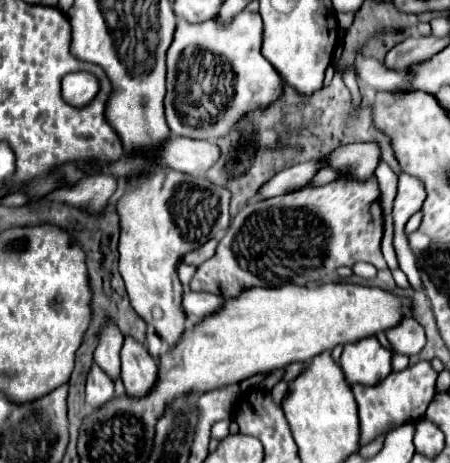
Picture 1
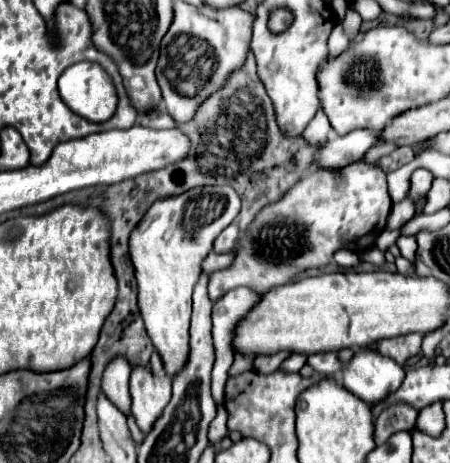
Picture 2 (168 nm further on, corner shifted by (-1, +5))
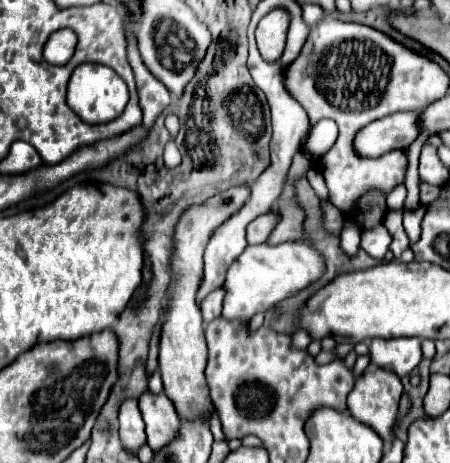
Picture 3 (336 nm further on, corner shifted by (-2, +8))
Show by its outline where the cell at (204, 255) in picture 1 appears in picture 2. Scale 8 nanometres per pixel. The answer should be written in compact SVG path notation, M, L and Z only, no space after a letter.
M232 223L230 227L226 227L218 235L218 239L214 243L214 251L216 253L228 253L228 251L232 251L234 245L238 243L238 237L240 237L240 227L238 227L238 223Z

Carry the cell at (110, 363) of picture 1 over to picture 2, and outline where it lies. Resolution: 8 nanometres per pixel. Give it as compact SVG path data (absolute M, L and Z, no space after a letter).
M114 357L102 377L102 391L104 395L114 403L114 407L118 407L118 411L122 411L126 417L132 415L130 411L130 365L124 357Z

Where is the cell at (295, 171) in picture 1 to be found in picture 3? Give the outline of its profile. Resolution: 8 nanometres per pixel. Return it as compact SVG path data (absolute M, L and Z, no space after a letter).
M397 112L371 122L355 134L355 152L365 158L379 158L391 150L407 150L419 136L417 118L419 112Z

